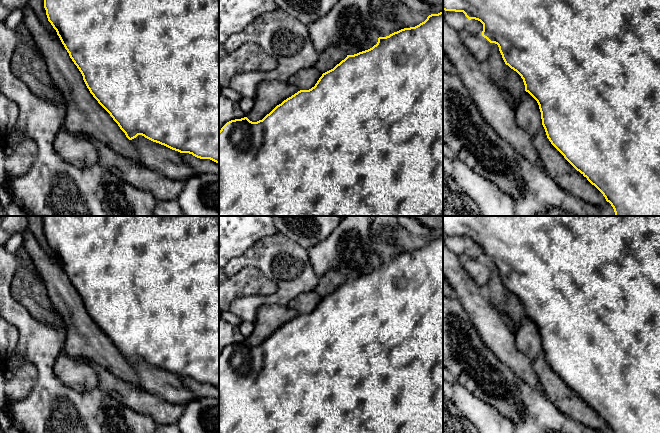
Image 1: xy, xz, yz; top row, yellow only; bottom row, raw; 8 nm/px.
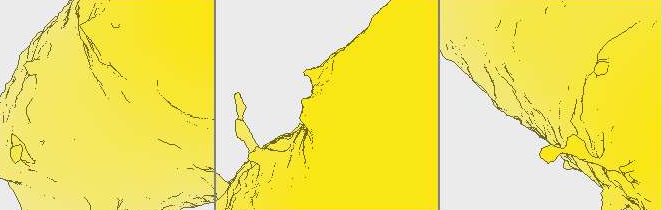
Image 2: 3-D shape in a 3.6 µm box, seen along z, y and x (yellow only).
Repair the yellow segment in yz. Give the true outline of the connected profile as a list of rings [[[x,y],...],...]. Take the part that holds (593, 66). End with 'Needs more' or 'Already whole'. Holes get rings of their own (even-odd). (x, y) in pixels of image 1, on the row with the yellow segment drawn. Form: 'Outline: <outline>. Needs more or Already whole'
Outline: [[[443,0],[443,10],[445,10],[445,11],[455,11],[455,12],[463,12],[463,13],[464,13],[464,14],[465,14],[465,16],[466,16],[466,17],[467,17],[467,18],[468,18],[468,19],[469,19],[469,20],[471,20],[471,19],[475,19],[475,20],[478,20],[478,21],[480,21],[480,22],[481,22],[481,23],[482,23],[482,24],[483,24],[483,31],[482,31],[482,36],[483,36],[483,37],[484,37],[484,38],[486,38],[486,39],[487,39],[487,40],[488,40],[488,41],[489,41],[489,42],[490,42],[490,43],[495,43],[495,44],[497,44],[497,45],[498,45],[498,47],[499,47],[499,51],[500,51],[500,53],[501,53],[501,55],[502,55],[502,58],[503,58],[503,60],[504,60],[504,62],[505,62],[505,64],[506,64],[506,65],[508,65],[508,66],[509,66],[509,67],[510,67],[510,68],[511,68],[511,69],[513,69],[513,70],[514,70],[514,71],[516,71],[516,72],[517,72],[517,73],[518,73],[518,74],[519,74],[519,75],[520,75],[520,76],[521,76],[521,78],[522,78],[522,79],[523,79],[523,82],[524,82],[524,85],[525,85],[525,91],[526,91],[526,92],[528,92],[528,93],[529,93],[529,94],[530,94],[530,95],[531,95],[531,96],[532,96],[532,97],[533,97],[533,98],[534,98],[534,99],[535,99],[535,100],[536,100],[536,101],[537,101],[537,103],[538,103],[538,105],[539,105],[539,109],[540,109],[540,112],[541,112],[541,119],[542,119],[542,125],[543,125],[543,127],[544,127],[544,129],[545,129],[545,132],[546,132],[546,135],[547,135],[547,138],[548,138],[548,139],[549,139],[549,141],[550,141],[550,142],[551,142],[551,144],[552,144],[552,145],[553,145],[553,146],[554,146],[554,147],[555,147],[555,148],[556,148],[556,149],[557,149],[557,150],[558,150],[558,151],[559,151],[559,152],[560,152],[560,153],[561,153],[561,154],[562,154],[562,155],[563,155],[563,156],[564,156],[564,158],[565,158],[565,159],[566,159],[566,160],[567,160],[567,161],[568,161],[568,162],[569,162],[569,163],[570,163],[570,164],[571,164],[571,165],[572,165],[572,166],[573,166],[573,167],[574,167],[574,168],[575,168],[575,169],[576,169],[576,170],[577,170],[577,171],[579,171],[579,172],[580,172],[580,173],[581,173],[581,174],[582,174],[582,175],[583,175],[583,176],[584,176],[584,177],[586,177],[586,178],[587,178],[587,180],[588,180],[588,181],[589,181],[589,182],[590,182],[590,183],[591,183],[591,184],[592,184],[592,185],[594,185],[594,186],[595,186],[595,187],[596,187],[596,188],[597,188],[597,189],[598,189],[598,190],[599,190],[599,191],[600,191],[600,192],[601,192],[601,193],[602,193],[602,194],[603,194],[603,196],[604,196],[604,197],[605,197],[605,199],[606,199],[606,201],[607,201],[607,202],[609,202],[609,203],[610,203],[610,204],[611,204],[611,206],[612,206],[612,207],[613,207],[613,209],[614,209],[614,212],[615,212],[615,216],[660,216],[660,0]]]. Already whole

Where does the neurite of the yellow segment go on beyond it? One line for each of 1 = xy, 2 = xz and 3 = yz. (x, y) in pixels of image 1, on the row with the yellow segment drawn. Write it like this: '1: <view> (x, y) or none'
1: none
2: none
3: none

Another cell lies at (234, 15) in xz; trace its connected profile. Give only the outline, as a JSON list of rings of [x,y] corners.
[[[219,0],[219,44],[242,31],[258,16],[276,10],[274,0]]]

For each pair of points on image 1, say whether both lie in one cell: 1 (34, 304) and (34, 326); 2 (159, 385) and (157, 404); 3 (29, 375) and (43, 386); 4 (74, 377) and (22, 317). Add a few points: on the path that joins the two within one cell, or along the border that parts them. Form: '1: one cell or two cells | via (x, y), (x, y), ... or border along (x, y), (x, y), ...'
1: two cells | border along (18, 301), (34, 317), (50, 324), (57, 322)
2: two cells | border along (143, 387), (171, 402), (180, 404)
3: two cells | border along (26, 360), (37, 377), (21, 399)
4: two cells | border along (60, 353), (54, 365), (54, 373), (61, 381)

